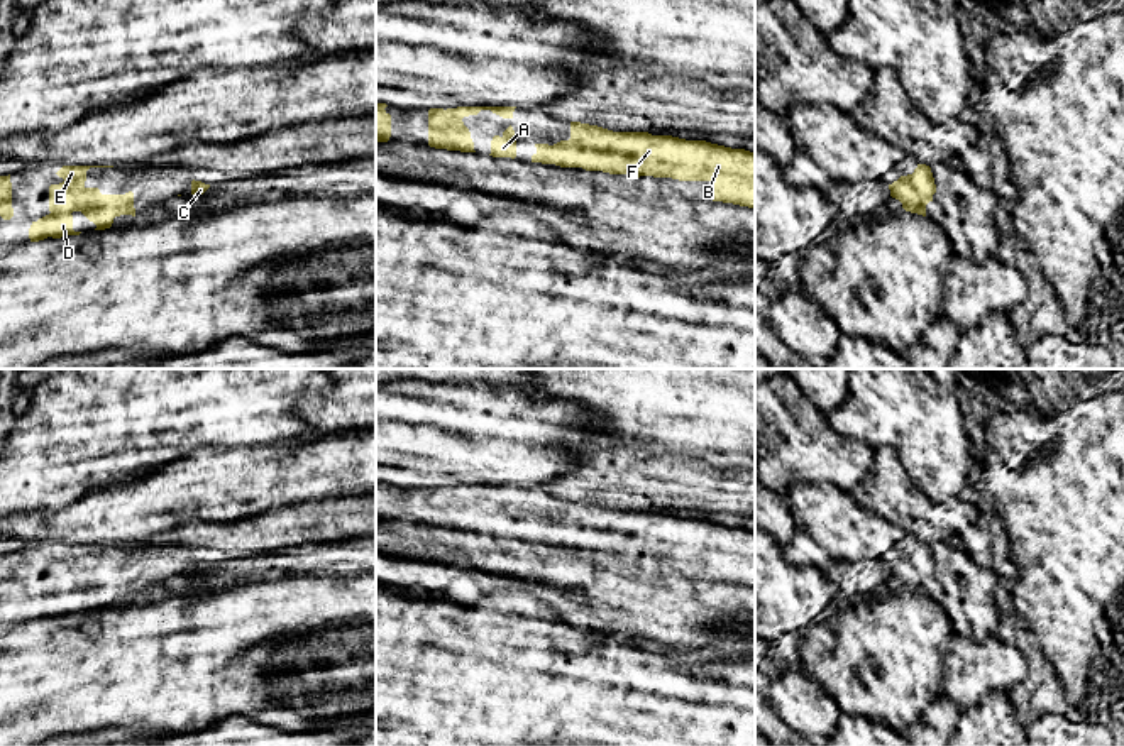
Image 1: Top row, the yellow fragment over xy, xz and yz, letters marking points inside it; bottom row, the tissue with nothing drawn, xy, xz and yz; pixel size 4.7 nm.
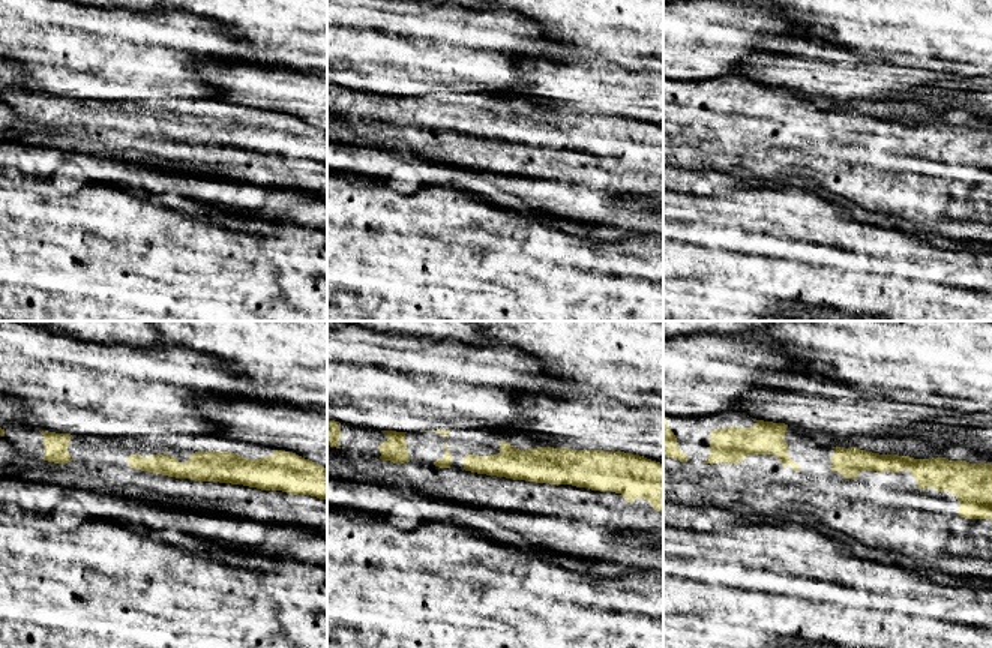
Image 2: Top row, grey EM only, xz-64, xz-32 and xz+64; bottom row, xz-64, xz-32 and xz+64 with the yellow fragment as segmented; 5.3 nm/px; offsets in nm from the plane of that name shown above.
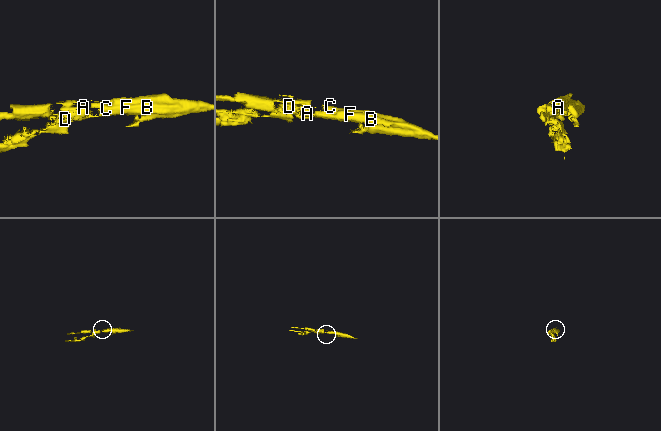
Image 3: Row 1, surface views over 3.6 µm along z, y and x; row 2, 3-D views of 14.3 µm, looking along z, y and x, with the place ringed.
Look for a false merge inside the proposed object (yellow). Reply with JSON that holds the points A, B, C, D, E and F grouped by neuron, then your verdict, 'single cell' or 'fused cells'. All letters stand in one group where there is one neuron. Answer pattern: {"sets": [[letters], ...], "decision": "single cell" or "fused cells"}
{"sets": [["A", "B", "C", "D", "E", "F"]], "decision": "single cell"}

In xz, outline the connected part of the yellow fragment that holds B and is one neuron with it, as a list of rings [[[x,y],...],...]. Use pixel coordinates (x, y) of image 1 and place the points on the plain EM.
[[[570,501],[570,518],[554,524],[535,523],[532,541],[560,546],[582,546],[633,557],[653,555],[679,560],[709,560],[713,580],[755,587],[755,531],[731,528],[706,519],[686,519],[672,514],[648,511],[613,511],[598,504]]]

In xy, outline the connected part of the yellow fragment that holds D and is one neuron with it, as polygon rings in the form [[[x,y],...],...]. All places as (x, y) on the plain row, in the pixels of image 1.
[[[63,545],[56,553],[64,560],[59,563],[49,565],[49,594],[32,601],[29,607],[30,621],[39,621],[47,616],[61,617],[64,614],[80,614],[81,611],[73,609],[73,590],[81,590],[90,601],[96,604],[95,609],[110,607],[115,595],[132,594],[135,595],[134,587],[134,572],[125,573],[102,573],[98,567],[86,567],[86,550],[90,546],[113,546],[113,545]]]

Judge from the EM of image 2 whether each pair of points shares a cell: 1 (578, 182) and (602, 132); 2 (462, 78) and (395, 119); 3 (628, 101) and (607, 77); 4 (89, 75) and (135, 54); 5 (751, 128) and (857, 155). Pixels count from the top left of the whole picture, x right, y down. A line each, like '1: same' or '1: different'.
1: same
2: different
3: same
4: same
5: same

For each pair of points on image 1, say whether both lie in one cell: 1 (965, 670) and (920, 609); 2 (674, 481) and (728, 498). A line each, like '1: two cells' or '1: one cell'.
1: two cells
2: one cell

